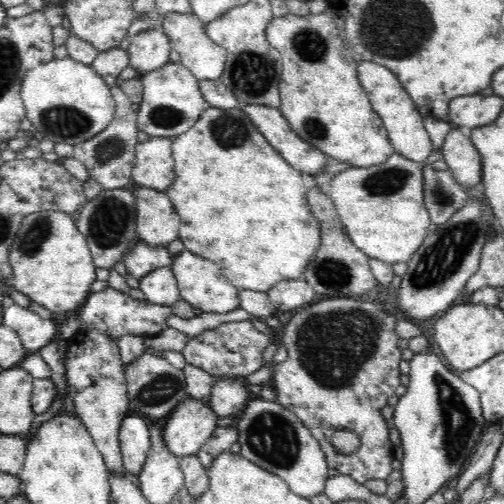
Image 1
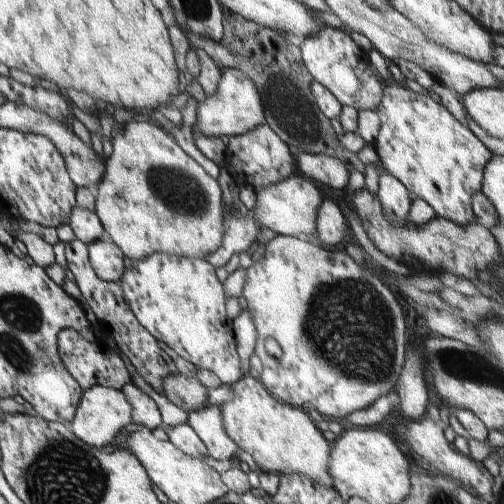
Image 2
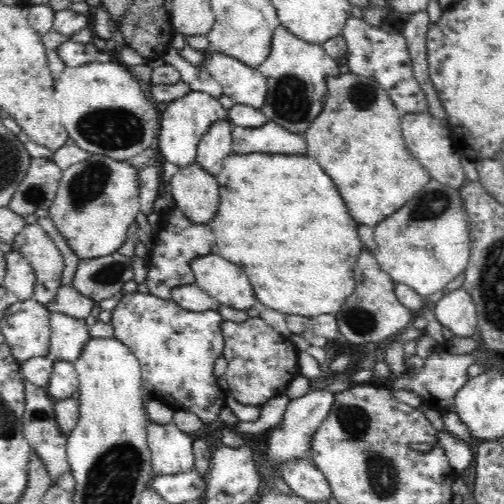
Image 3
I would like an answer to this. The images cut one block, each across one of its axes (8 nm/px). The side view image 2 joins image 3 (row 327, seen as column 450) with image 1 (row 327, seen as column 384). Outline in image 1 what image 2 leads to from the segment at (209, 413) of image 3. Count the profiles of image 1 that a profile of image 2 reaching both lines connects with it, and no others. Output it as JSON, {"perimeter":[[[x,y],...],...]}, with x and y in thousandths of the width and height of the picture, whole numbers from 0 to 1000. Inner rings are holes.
{"perimeter":[[[210,571],[202,579],[179,583],[171,591],[171,599],[163,603],[155,631],[163,643],[187,647],[198,659],[206,659],[210,667],[234,675],[242,667],[282,667],[282,671],[298,671],[298,667],[313,667],[321,655],[333,651],[333,627],[345,623],[337,607],[321,607],[321,603],[298,603],[298,599],[278,599],[258,591],[258,583],[234,579],[226,571]]]}

